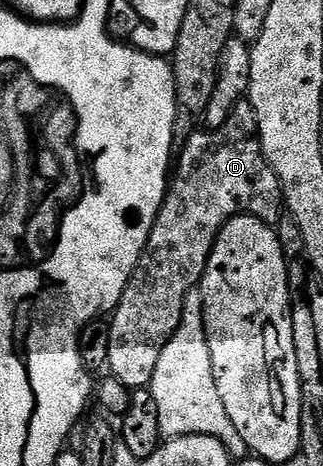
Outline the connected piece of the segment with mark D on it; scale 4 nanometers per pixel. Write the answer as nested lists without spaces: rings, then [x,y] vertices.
[[[248,101],[235,105],[227,123],[218,131],[195,130],[188,142],[181,144],[182,156],[177,156],[172,171],[172,182],[166,200],[152,225],[152,233],[142,250],[140,261],[122,294],[122,372],[121,378],[148,381],[156,373],[156,361],[164,353],[164,345],[172,341],[184,313],[184,301],[190,291],[202,282],[208,257],[218,240],[218,234],[229,219],[238,215],[269,217],[277,221],[284,214],[282,186],[270,162],[262,156],[262,143],[258,139],[256,113]]]

